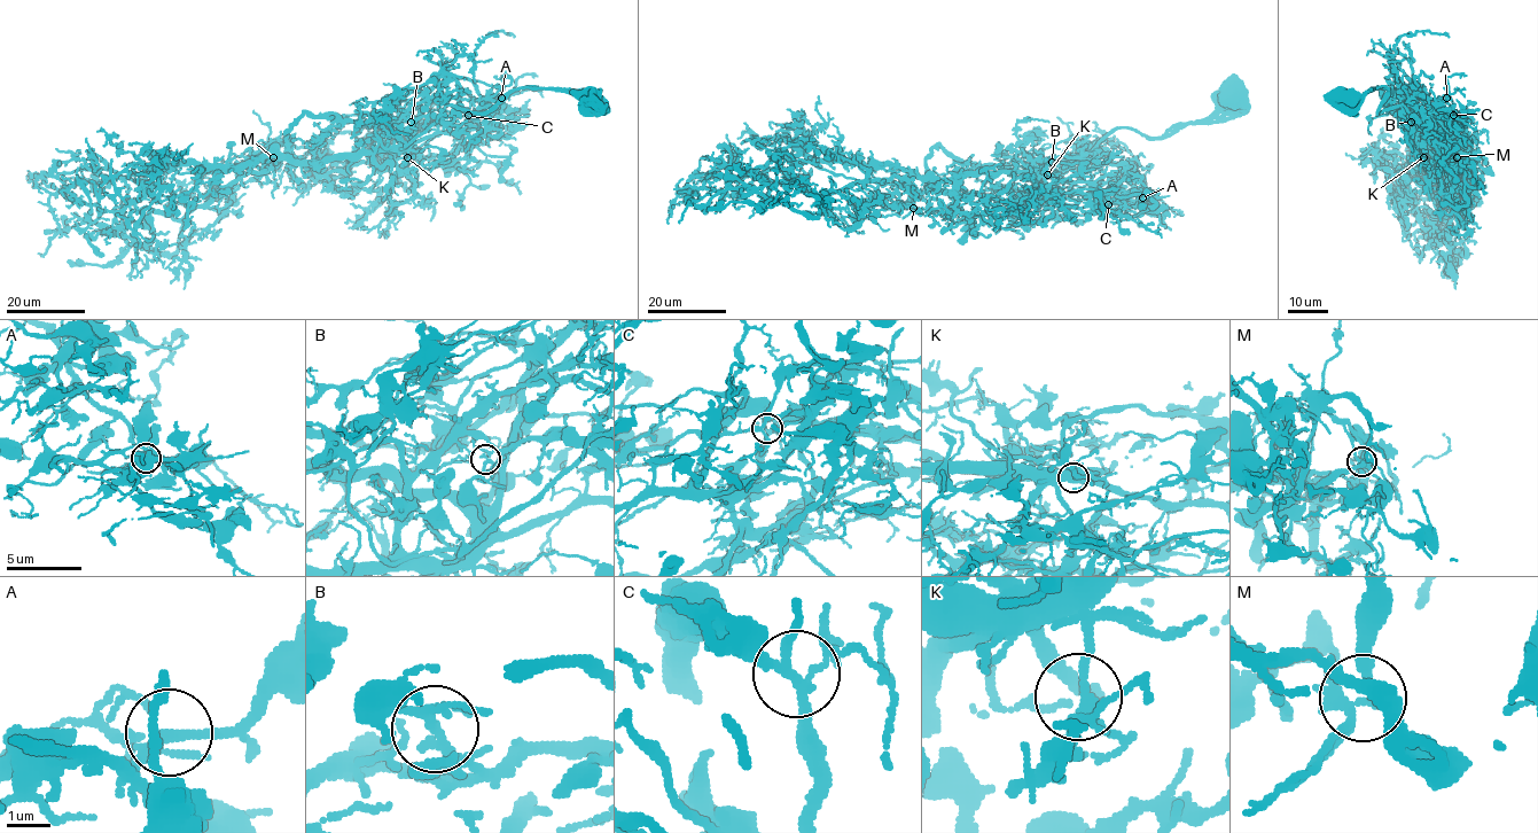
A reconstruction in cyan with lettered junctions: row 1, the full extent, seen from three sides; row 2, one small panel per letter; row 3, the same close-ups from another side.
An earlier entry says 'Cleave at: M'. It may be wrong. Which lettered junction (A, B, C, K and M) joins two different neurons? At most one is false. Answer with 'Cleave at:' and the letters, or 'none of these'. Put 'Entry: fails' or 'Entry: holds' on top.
Entry: holds
Cleave at: M

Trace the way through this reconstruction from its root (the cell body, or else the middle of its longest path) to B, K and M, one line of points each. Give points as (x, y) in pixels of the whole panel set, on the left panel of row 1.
B: (592, 96), (521, 86), (510, 90), (483, 113), (446, 104), (439, 115), (419, 116), (411, 122)
K: (592, 96), (521, 86), (510, 90), (483, 113), (469, 113), (431, 101), (416, 121), (407, 157)
M: (592, 96), (521, 86), (483, 113), (446, 104), (405, 146), (338, 153), (317, 165), (288, 153), (272, 157)

